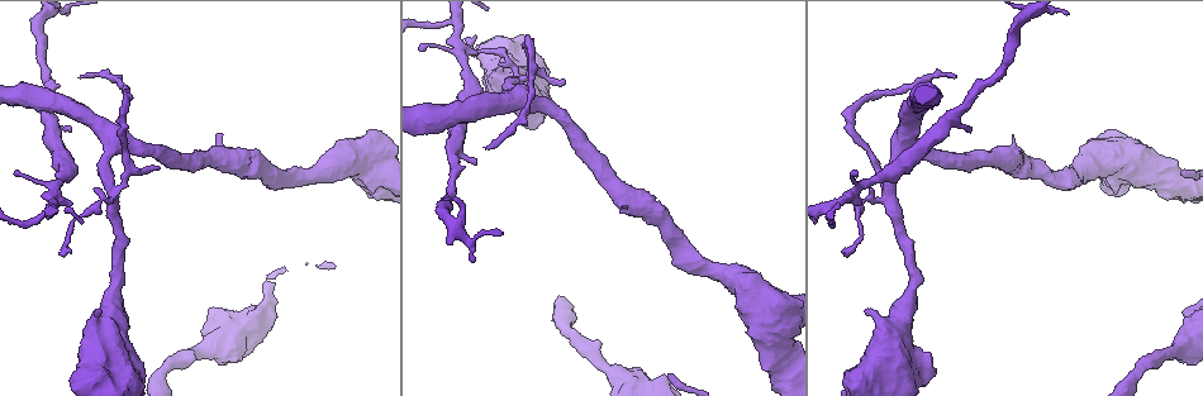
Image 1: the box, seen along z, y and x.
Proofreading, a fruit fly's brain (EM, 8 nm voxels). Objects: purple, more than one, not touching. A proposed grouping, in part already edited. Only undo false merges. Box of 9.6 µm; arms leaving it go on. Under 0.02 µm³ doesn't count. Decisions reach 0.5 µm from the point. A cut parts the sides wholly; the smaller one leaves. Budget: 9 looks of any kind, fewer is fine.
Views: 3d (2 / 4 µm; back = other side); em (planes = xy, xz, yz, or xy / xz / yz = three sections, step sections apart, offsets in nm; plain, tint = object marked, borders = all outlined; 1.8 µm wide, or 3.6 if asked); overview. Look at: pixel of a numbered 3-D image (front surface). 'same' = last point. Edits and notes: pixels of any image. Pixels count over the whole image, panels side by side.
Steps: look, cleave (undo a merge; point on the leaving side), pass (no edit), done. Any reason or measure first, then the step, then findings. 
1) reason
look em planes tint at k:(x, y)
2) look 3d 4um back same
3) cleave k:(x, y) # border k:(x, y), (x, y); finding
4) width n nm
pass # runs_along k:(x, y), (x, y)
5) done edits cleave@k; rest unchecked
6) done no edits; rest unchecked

sudden change in width
look 3d 4um at 1:(921, 374)

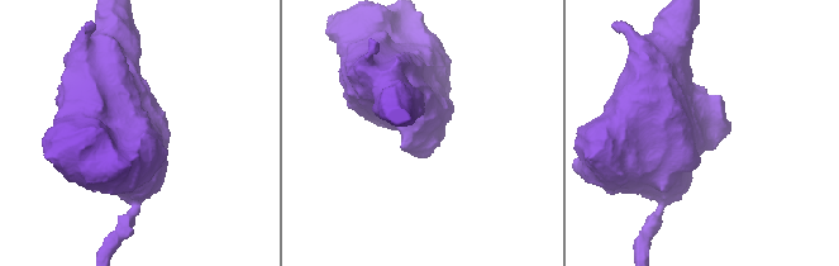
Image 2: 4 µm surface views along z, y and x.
look em planes tint at 2:(703, 131)

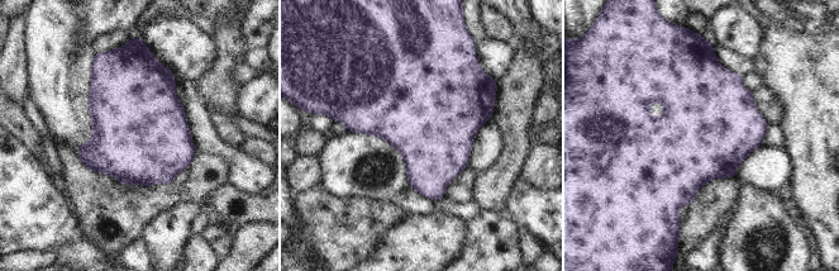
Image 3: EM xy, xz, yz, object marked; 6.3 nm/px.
pass # continuous, no second neuron

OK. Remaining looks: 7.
four arms meet
look em yz step 16 tint at 1:(516, 83)

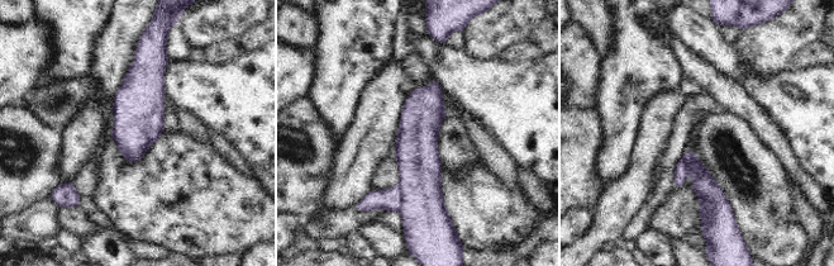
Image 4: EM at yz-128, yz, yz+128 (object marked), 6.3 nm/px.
width 280 nm
cleave 4:(390, 200) # border 4:(399, 185), (401, 195), (400, 210); a second neuron is stuck on

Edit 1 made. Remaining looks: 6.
look overview

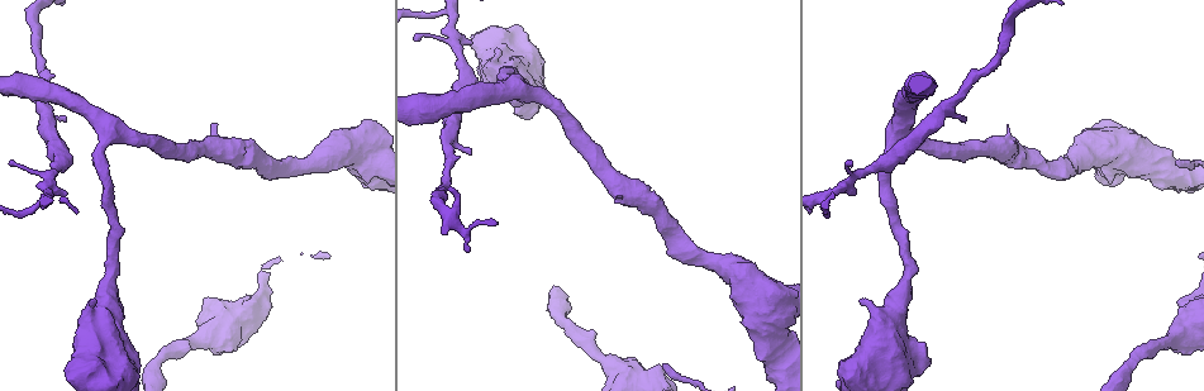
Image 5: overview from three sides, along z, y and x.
a fork
look em planes plain at 5:(44, 197)

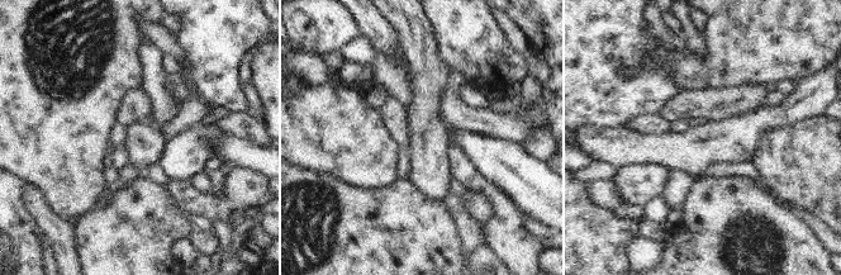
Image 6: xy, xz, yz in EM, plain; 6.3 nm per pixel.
where the object lies
look em planes tint same

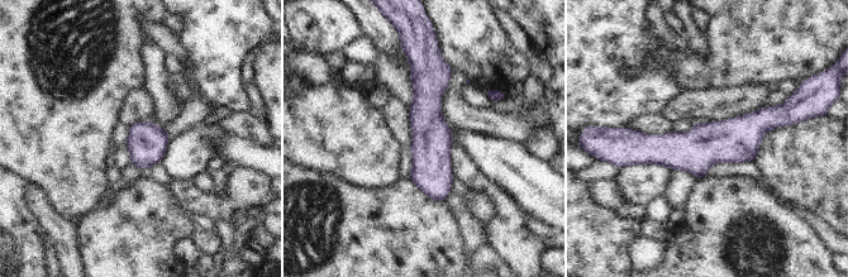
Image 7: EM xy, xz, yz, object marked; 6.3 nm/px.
pass # one neuron here

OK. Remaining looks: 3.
done edits cleave@4; rest unchecked

